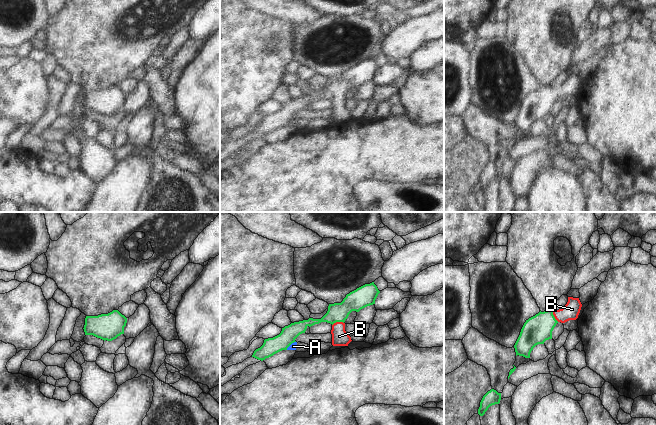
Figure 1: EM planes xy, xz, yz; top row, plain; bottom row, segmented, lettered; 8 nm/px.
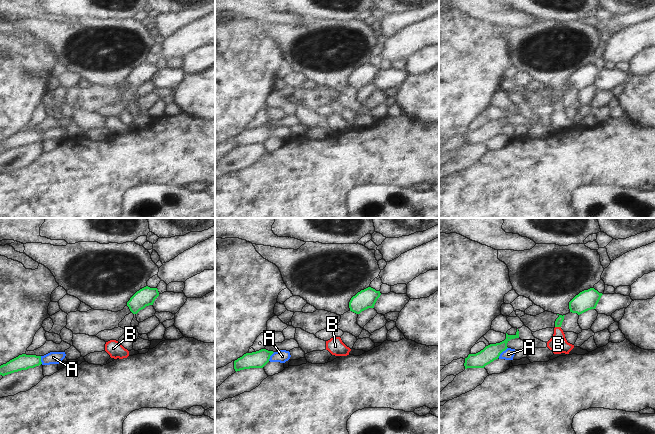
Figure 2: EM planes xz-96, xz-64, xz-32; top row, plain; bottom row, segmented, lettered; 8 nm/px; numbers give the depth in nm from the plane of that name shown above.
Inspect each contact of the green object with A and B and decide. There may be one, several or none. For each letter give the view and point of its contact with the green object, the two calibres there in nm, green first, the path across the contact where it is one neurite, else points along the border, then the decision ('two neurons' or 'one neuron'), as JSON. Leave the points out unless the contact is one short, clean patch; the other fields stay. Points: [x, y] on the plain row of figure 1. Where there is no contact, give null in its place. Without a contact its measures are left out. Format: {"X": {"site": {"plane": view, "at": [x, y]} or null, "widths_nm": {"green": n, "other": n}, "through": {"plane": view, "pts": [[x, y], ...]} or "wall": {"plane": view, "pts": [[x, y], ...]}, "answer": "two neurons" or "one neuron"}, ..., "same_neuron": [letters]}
{"A": {"site": {"plane": "xz", "at": [290, 120]}, "widths_nm": {"green": 140, "other": 50}, "answer": "two neurons"}, "B": {"site": {"plane": "xz", "at": [337, 97]}, "widths_nm": {"green": 160, "other": 130}, "through": {"plane": "xz", "pts": [[358, 75], [337, 97], [339, 112]]}, "answer": "one neuron"}, "same_neuron": ["B"]}

